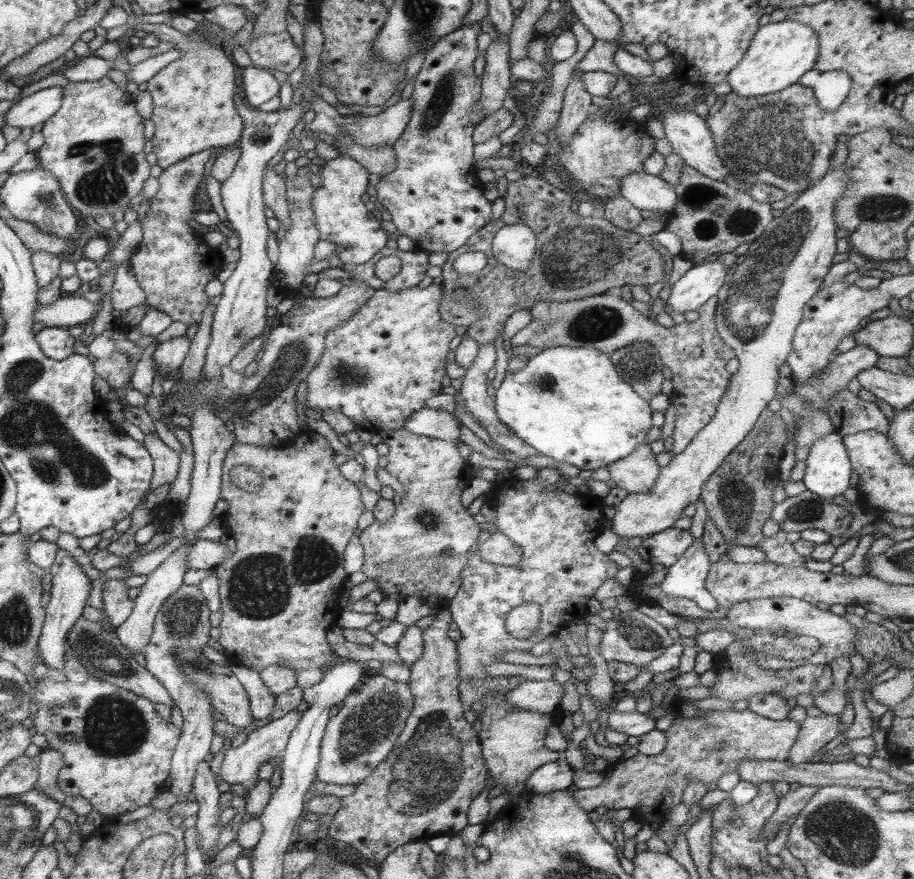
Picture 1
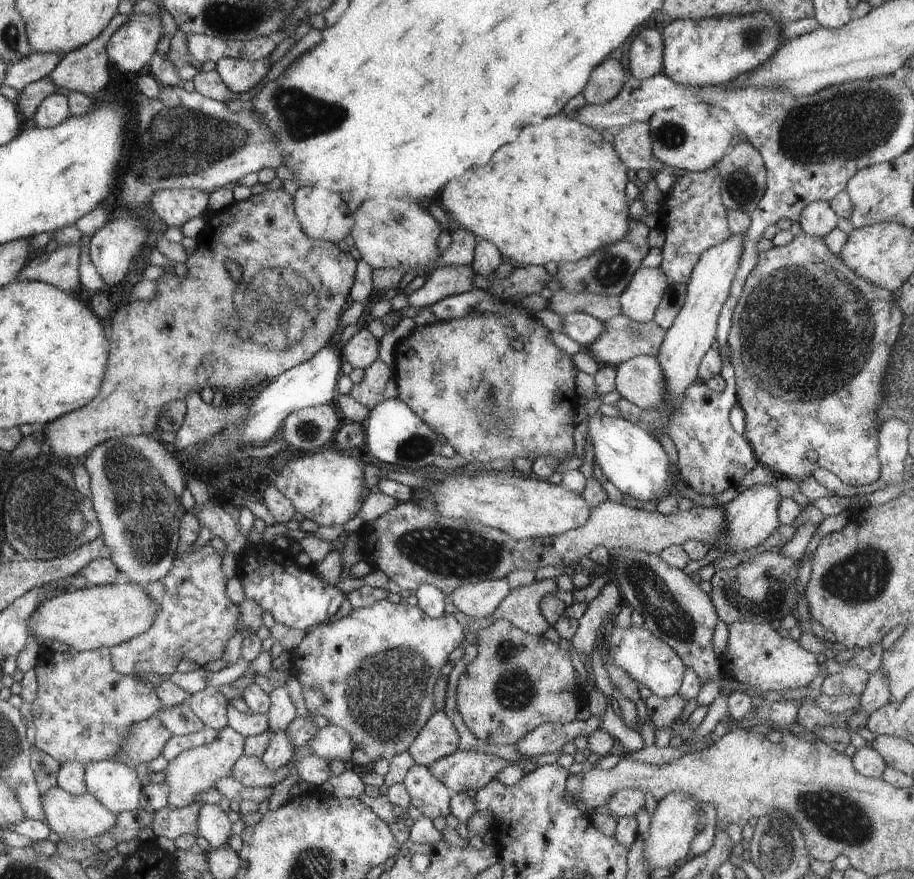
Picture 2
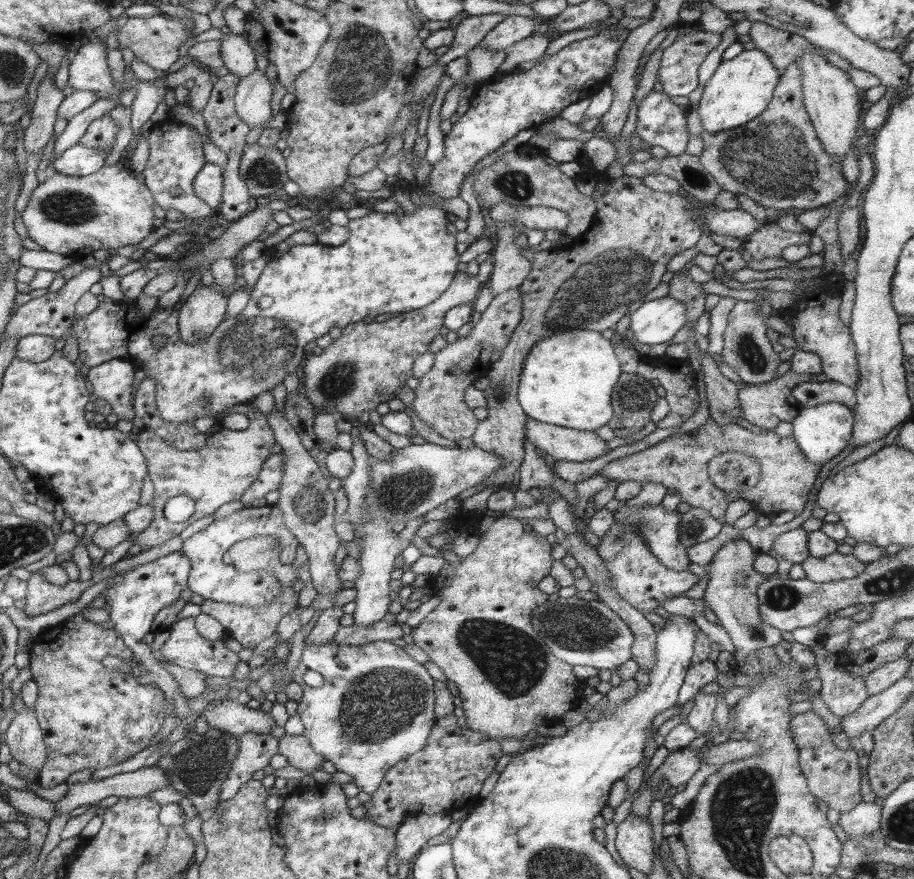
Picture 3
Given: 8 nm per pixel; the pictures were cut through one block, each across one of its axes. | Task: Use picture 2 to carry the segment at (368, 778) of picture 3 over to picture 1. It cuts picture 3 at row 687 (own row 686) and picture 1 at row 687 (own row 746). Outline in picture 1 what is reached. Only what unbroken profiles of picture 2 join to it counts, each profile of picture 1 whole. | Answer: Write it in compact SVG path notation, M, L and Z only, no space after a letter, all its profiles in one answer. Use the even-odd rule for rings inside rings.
M367 672L351 694L339 704L339 712L331 716L323 742L321 762L317 768L317 780L325 784L355 784L359 786L373 770L385 762L395 750L397 738L405 728L405 722L413 710L413 694L409 684L391 682L383 676Z

